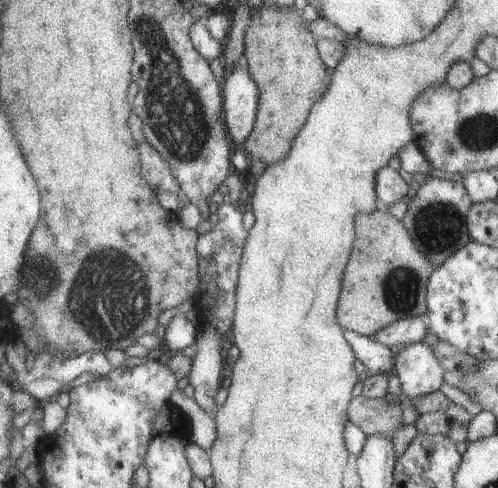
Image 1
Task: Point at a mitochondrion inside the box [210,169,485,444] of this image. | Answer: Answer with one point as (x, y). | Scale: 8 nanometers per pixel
(440, 227)

